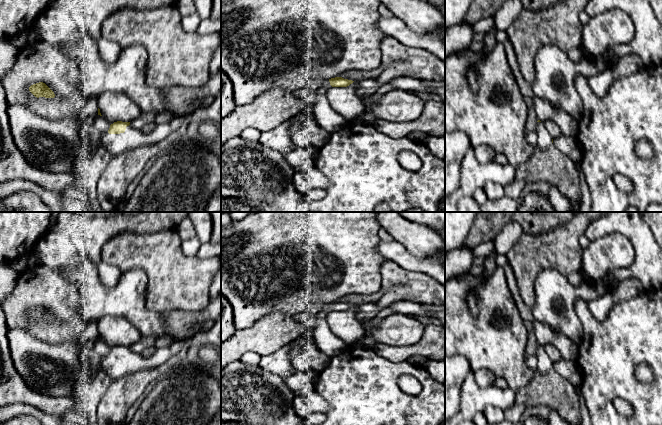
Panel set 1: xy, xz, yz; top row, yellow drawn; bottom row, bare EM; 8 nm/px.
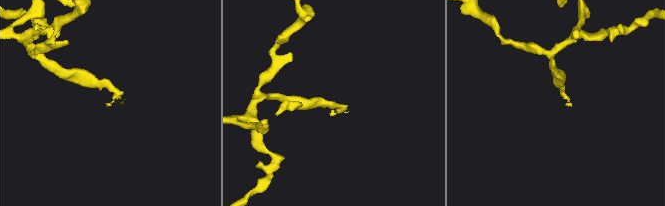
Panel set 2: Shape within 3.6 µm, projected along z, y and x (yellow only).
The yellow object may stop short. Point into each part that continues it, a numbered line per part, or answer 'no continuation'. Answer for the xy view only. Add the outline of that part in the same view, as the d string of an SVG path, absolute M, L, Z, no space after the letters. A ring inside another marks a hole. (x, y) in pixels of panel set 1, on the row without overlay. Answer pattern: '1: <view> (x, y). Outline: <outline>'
1: xy (115, 368). Outline: M221 316L209 330L204 330L189 339L176 339L169 345L157 349L149 358L142 358L140 354L129 349L124 357L109 358L103 356L101 365L109 377L118 379L138 370L160 367L182 349L200 348L209 344L221 348Z

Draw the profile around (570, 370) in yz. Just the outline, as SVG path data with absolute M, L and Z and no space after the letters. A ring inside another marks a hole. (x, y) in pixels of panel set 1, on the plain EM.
M562 358L559 361L553 363L553 367L564 379L572 383L574 387L582 386L583 372L577 362Z

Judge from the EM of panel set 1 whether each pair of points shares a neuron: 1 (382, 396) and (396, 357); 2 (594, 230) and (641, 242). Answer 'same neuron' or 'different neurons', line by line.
1: different neurons
2: same neuron

